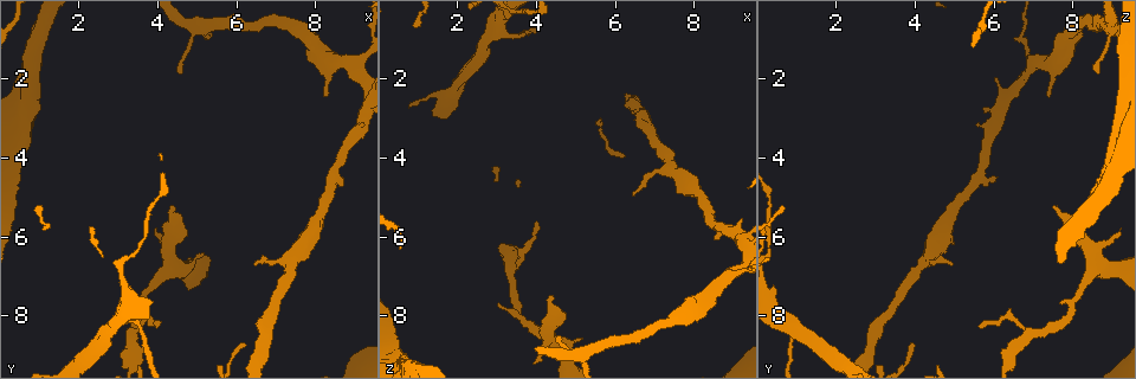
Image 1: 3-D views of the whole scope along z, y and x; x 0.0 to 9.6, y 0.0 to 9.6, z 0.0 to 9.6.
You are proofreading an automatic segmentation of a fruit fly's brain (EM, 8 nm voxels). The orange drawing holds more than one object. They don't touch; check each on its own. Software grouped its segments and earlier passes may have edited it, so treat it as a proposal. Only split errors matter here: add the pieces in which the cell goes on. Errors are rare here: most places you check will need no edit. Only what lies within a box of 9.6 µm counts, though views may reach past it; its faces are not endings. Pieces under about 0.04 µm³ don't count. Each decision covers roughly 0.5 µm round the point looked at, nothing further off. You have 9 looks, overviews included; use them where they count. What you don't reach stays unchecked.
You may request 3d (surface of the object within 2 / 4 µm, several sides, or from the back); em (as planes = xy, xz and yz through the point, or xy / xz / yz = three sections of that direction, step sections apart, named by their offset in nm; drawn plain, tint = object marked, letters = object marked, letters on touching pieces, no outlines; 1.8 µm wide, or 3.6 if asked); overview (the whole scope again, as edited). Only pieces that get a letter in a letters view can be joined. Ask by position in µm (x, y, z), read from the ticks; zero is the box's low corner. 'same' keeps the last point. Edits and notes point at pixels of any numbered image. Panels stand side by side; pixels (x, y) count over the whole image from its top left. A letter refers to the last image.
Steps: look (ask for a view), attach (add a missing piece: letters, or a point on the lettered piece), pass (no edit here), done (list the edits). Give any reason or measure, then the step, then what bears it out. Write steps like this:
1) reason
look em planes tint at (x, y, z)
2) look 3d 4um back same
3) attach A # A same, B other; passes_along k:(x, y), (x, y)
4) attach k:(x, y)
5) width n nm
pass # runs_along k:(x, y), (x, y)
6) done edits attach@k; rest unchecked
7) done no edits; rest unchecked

tapers out
look em xz step 8 tint at (3.95, 8.25, 5.65)

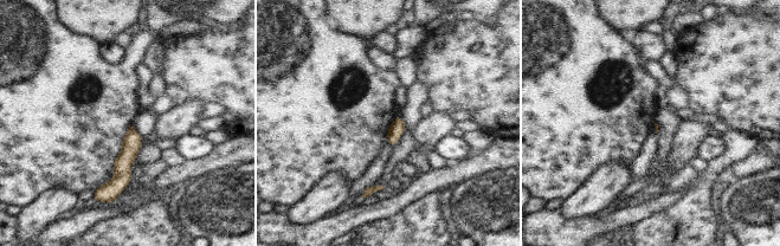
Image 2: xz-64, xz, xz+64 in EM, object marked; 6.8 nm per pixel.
look em xy step 8 letters same

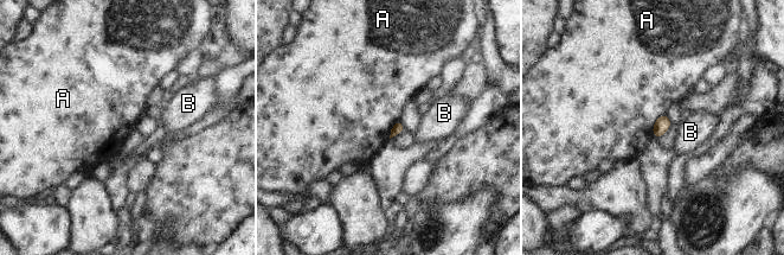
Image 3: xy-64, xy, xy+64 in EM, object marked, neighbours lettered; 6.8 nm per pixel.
pass # A other, B other; border 3:(664, 113), (655, 121), (651, 134); no lettered piece goes on from it

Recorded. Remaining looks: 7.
look em xz step 4 letters at (8.30, 2.45, 7.35)

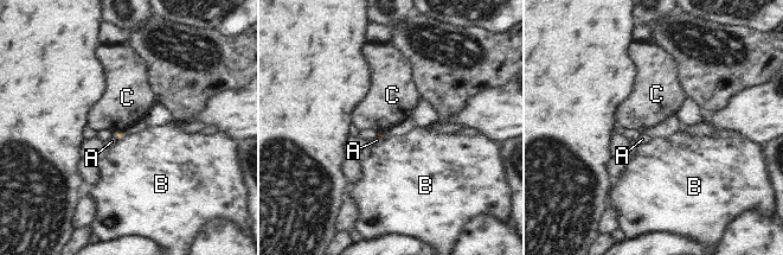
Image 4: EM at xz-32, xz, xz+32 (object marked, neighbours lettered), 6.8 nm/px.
look em planes letters same

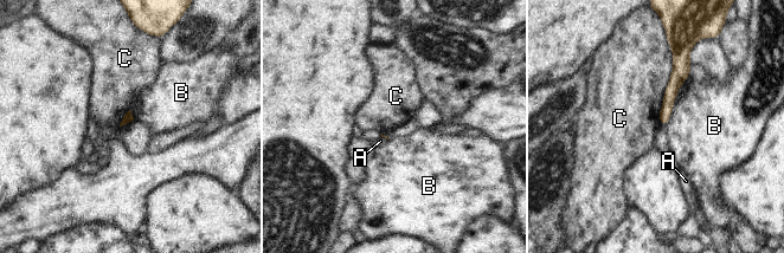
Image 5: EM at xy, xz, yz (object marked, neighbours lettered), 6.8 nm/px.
longest_contact C 500 nm
pass # A other, B other, C other; runs_along 5:(678, 62), (678, 77), (663, 121); none of them fits

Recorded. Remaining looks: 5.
tapers out
look 3d 4um back at (4.60, 1.80, 8.70)

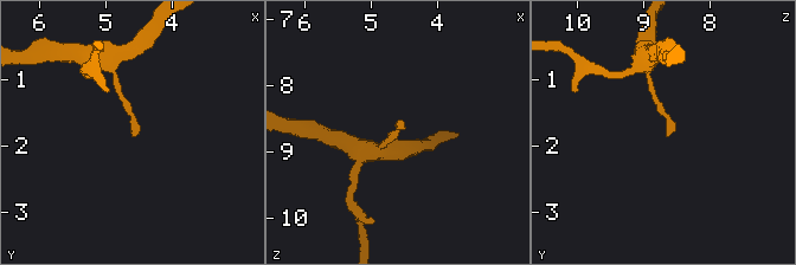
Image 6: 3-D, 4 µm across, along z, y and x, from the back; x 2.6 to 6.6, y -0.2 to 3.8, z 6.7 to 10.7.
now the EM
look em xy step 8 letters at (4.55, 1.85, 8.65)

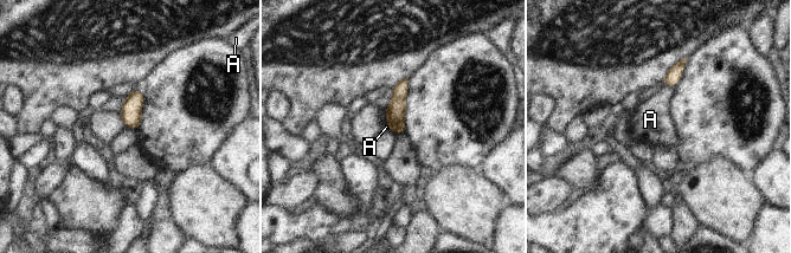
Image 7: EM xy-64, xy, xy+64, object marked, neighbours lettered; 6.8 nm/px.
pass # A other; runs_along 7:(404, 82), (397, 106), (397, 130); no lettered piece goes on from it

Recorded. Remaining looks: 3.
an open end
look 3d 2um at (4.35, 5.20, 7.50)

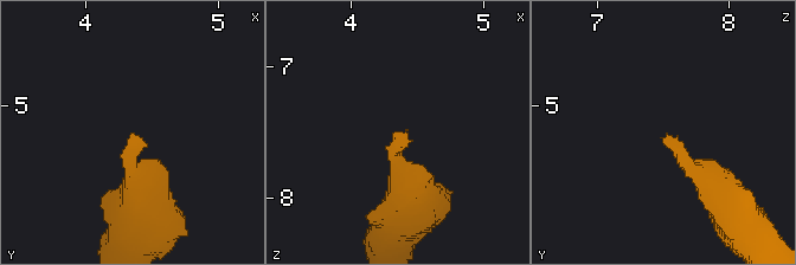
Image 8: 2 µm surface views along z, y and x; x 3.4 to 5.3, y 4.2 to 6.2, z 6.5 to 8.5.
need the tissue
look em planes letters at (4.36, 5.20, 7.52)

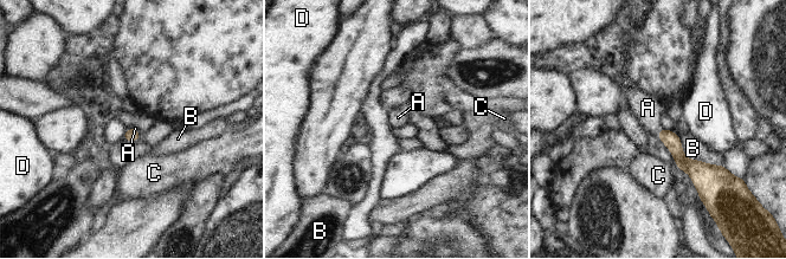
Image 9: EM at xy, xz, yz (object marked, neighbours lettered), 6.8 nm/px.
longest_contact B 380 nm
attach A # A same, B other, C other, D other; it goes on there

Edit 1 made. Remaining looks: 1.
done edits attach@9; rest unchecked

